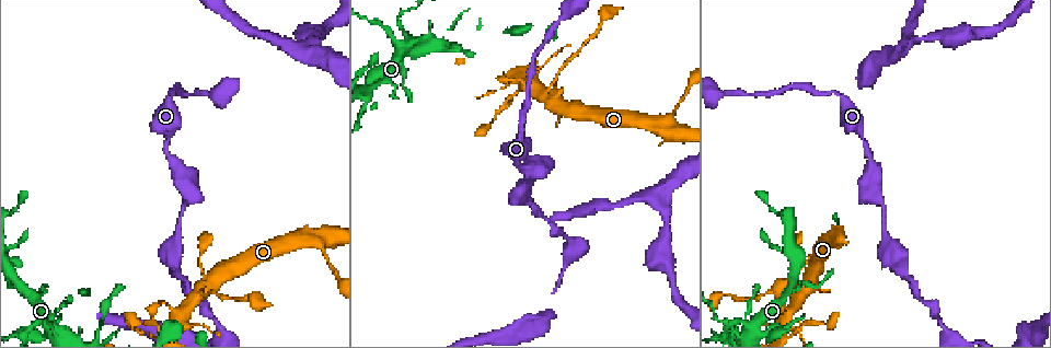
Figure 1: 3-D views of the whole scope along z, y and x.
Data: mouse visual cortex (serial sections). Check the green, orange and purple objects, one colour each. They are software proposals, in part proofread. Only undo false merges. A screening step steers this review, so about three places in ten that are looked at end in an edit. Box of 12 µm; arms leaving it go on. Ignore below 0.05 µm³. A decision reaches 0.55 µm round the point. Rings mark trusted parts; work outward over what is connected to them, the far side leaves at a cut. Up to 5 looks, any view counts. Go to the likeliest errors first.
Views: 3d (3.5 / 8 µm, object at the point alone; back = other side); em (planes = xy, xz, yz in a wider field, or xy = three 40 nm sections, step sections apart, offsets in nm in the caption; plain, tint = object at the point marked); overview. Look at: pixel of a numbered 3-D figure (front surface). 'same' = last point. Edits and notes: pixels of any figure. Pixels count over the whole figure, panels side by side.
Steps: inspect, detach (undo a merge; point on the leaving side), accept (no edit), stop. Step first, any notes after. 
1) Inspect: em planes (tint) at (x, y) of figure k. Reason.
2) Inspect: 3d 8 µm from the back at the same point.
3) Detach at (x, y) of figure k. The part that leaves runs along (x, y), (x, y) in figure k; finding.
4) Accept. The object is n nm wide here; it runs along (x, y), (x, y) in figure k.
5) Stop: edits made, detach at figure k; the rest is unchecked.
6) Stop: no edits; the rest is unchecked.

Inspect: 3d 3.5 µm from the back at (395, 38) of figure 1. Four-way junction.

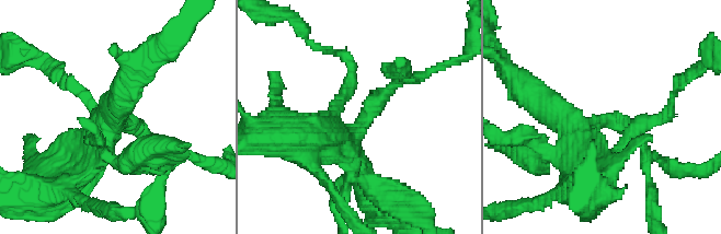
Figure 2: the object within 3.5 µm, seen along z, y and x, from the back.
Inspect: em xy step 2 (tint) at (361, 124) of figure 2. 4 arms meet here; the arms are 200, 250, 350, 400 nm wide; shape alone is not enough.

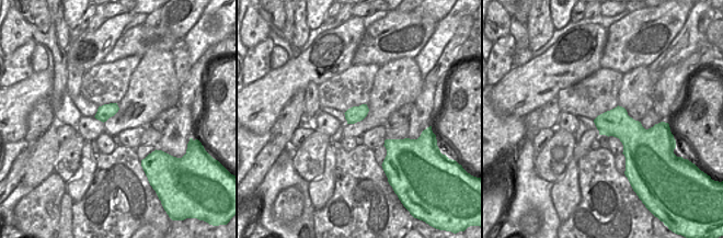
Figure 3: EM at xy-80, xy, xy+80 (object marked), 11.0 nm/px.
Accept. It runs along (358, 170), (345, 144), (376, 100), (409, 81) in figure 2; continuous, no second cell.

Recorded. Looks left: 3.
Inspect: 3d 3.5 µm at (100, 320) of figure 1. Narrows sharply.

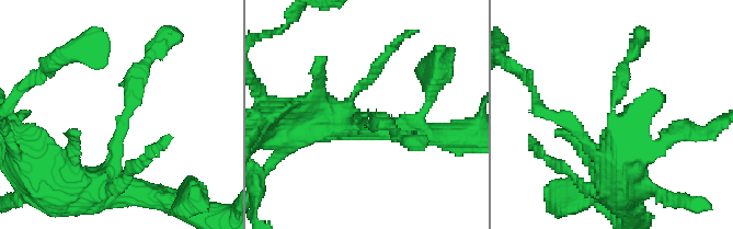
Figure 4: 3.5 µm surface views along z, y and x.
Inspect: em planes (tint) at (611, 109) of figure 4.

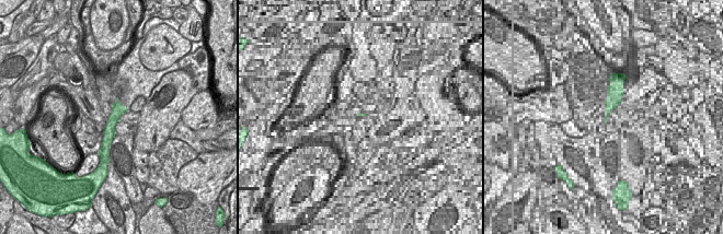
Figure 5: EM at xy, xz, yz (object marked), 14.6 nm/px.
Accept. It runs along (104, 179), (135, 75), (155, 50) in figure 4; continuous, no second cell.

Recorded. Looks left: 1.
Stop: no edits; the rest is unchecked.

